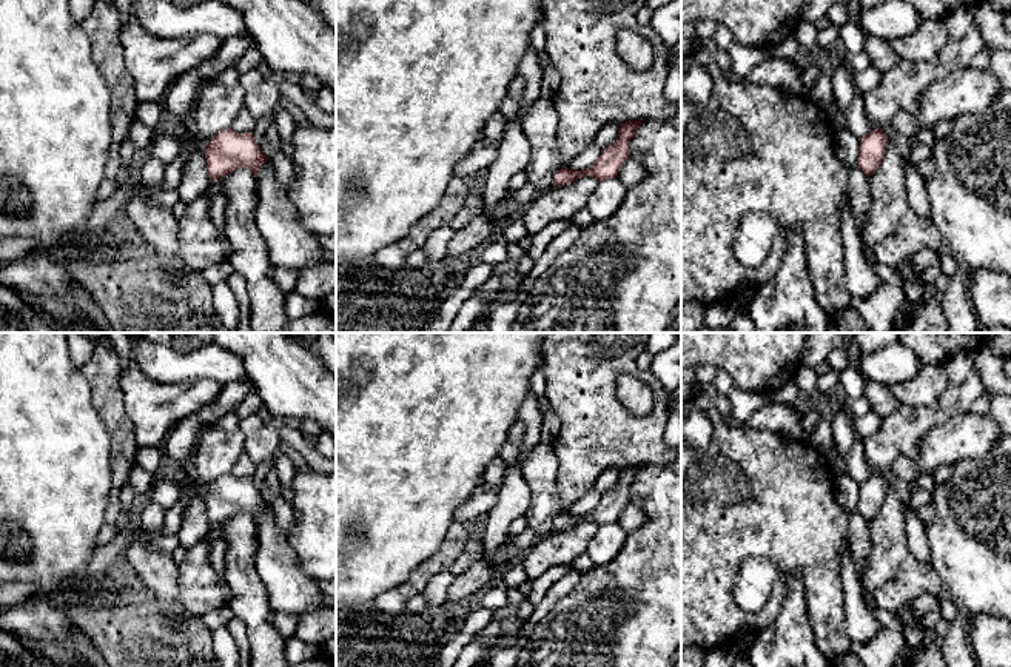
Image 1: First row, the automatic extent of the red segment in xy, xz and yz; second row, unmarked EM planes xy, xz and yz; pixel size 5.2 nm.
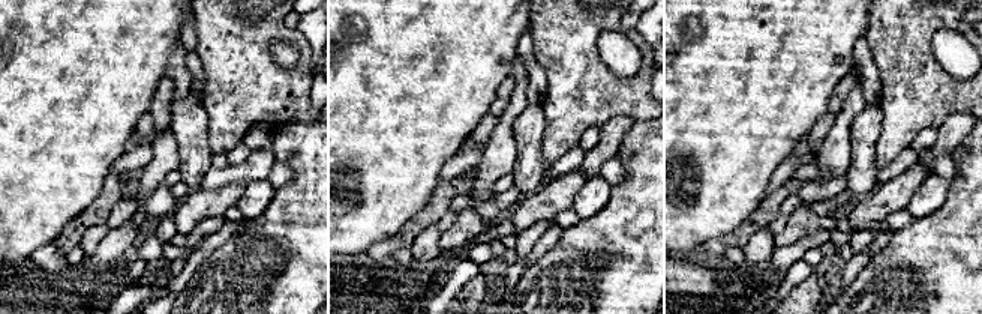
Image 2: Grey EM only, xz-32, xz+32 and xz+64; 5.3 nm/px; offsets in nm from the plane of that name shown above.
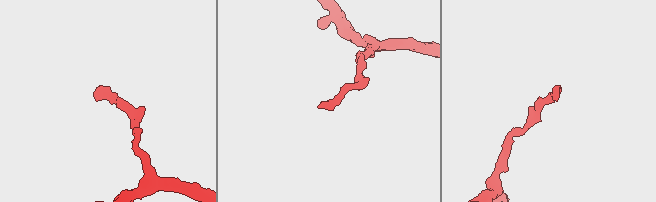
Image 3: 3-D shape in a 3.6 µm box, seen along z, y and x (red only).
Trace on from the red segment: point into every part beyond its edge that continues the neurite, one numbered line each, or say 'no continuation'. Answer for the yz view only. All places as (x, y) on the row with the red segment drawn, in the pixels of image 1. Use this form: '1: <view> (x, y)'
no continuation

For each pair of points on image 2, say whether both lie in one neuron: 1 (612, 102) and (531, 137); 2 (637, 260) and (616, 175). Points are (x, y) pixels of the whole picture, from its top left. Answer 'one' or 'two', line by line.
1: two
2: two

